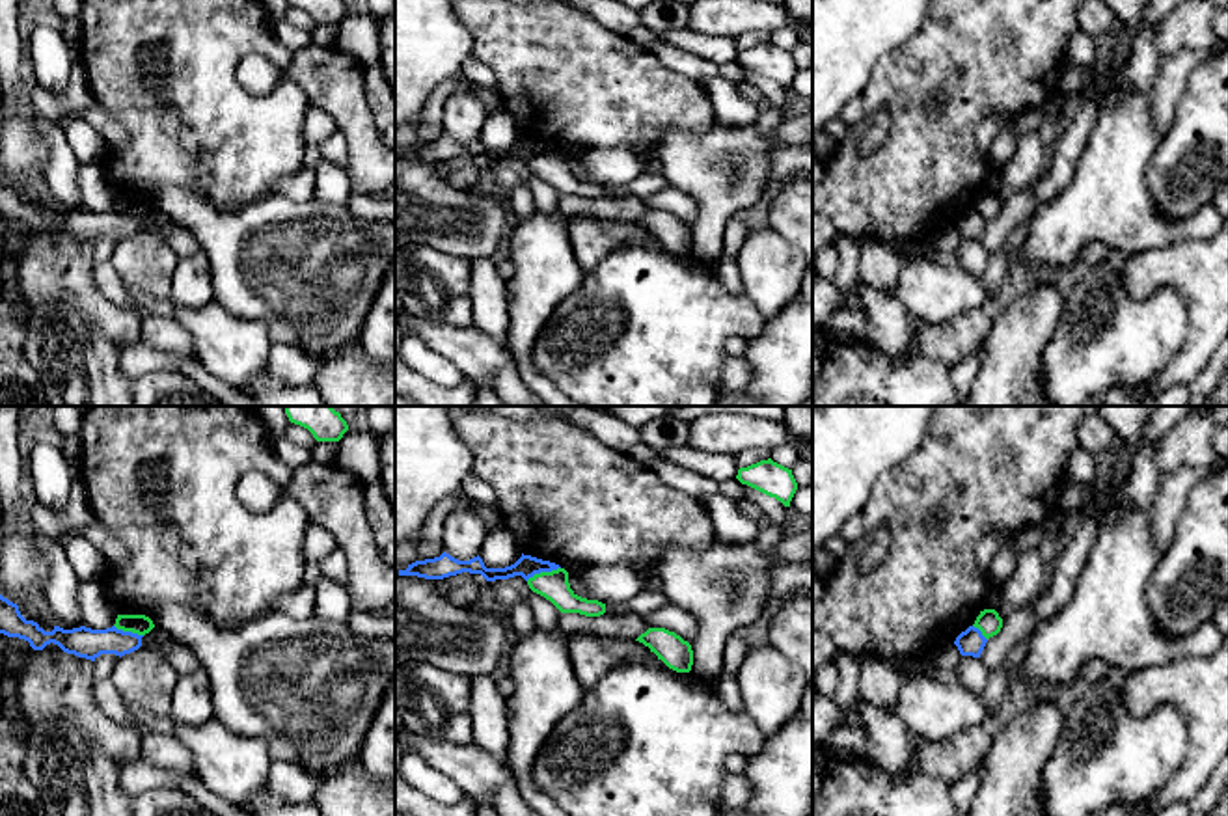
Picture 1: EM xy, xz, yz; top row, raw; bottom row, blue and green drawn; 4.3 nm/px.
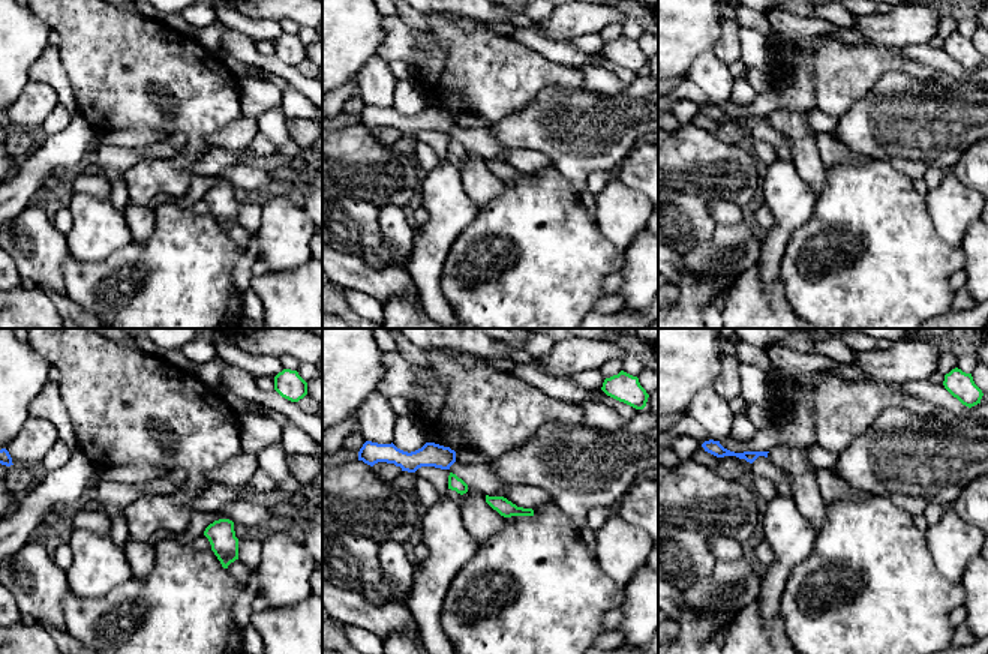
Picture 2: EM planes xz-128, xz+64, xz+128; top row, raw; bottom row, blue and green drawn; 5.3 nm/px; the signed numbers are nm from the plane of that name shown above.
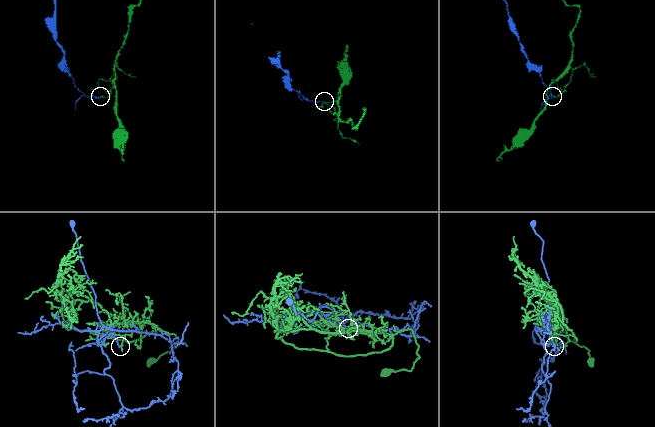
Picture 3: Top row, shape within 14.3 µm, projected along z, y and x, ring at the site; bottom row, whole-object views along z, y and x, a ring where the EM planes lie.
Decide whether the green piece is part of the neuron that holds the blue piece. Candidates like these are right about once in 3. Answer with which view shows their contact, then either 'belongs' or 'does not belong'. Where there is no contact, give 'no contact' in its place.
contact in xz; does not belong

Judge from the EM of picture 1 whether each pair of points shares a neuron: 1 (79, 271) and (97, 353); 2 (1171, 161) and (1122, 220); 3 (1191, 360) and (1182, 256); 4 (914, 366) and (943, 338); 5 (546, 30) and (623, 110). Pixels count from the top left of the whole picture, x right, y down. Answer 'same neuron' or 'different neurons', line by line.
1: different neurons
2: different neurons
3: same neuron
4: different neurons
5: same neuron

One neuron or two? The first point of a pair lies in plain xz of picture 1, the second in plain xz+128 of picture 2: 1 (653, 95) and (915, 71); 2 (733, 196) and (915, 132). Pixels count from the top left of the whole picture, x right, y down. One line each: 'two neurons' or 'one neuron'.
1: one neuron
2: one neuron

